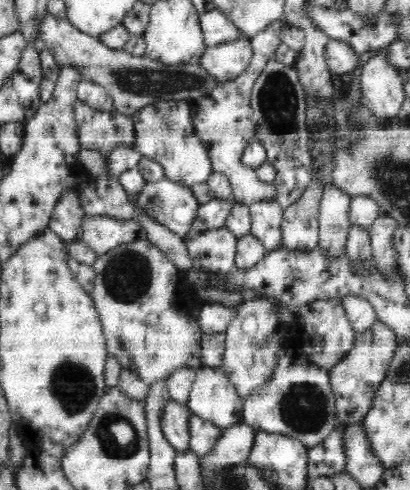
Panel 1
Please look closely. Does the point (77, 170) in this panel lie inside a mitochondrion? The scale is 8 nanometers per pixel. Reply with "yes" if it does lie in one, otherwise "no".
no

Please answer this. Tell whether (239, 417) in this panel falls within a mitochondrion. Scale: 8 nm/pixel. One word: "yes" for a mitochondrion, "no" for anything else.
no

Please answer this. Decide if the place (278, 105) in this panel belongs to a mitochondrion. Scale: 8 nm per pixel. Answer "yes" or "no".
yes

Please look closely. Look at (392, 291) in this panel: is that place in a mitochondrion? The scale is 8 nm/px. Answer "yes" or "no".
no

